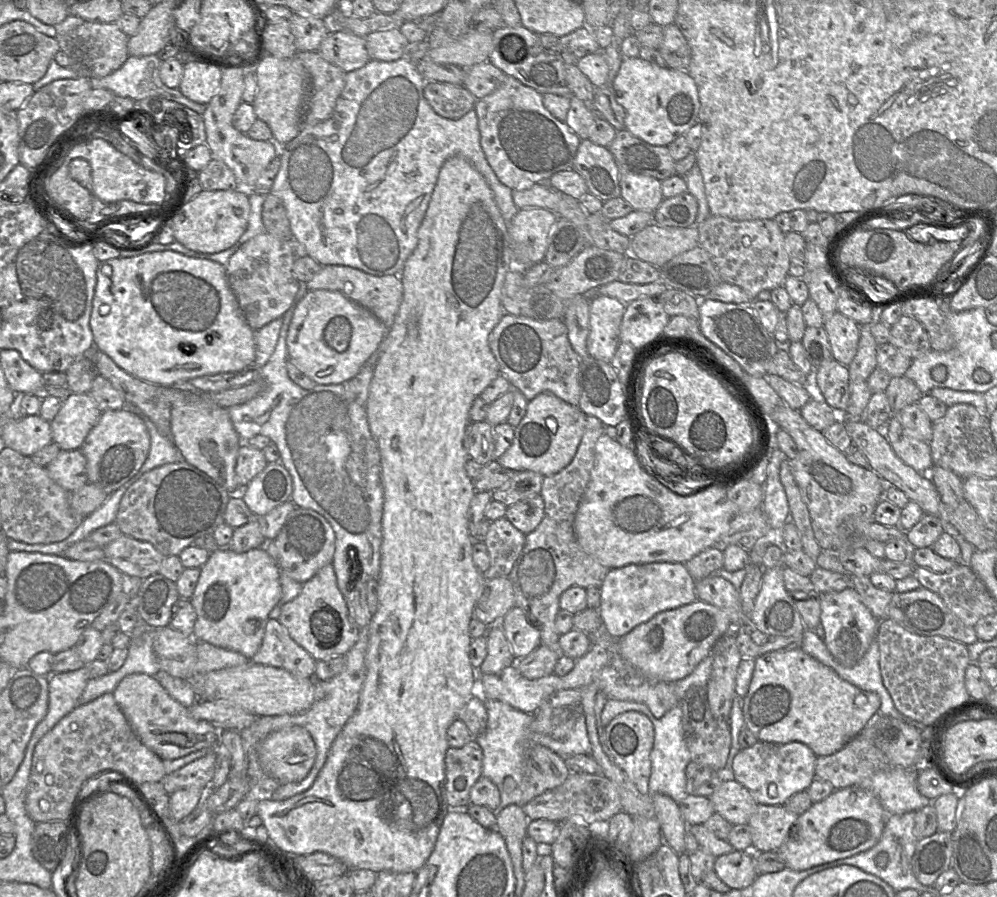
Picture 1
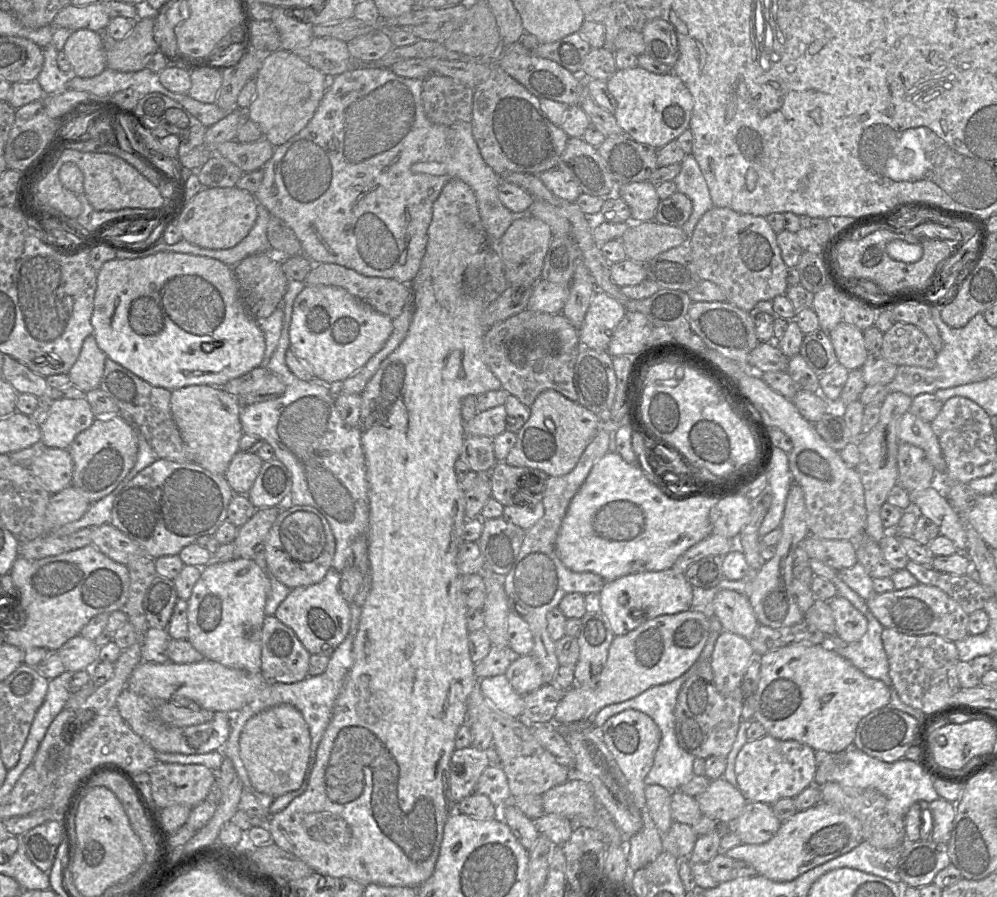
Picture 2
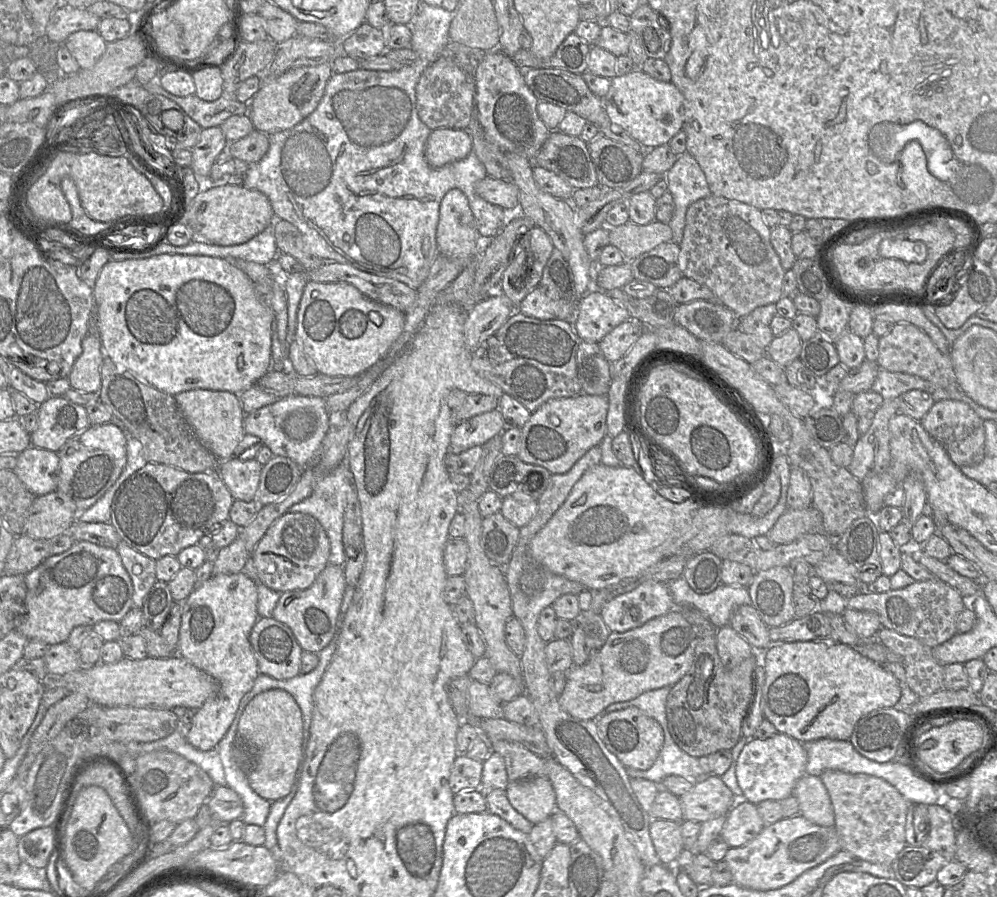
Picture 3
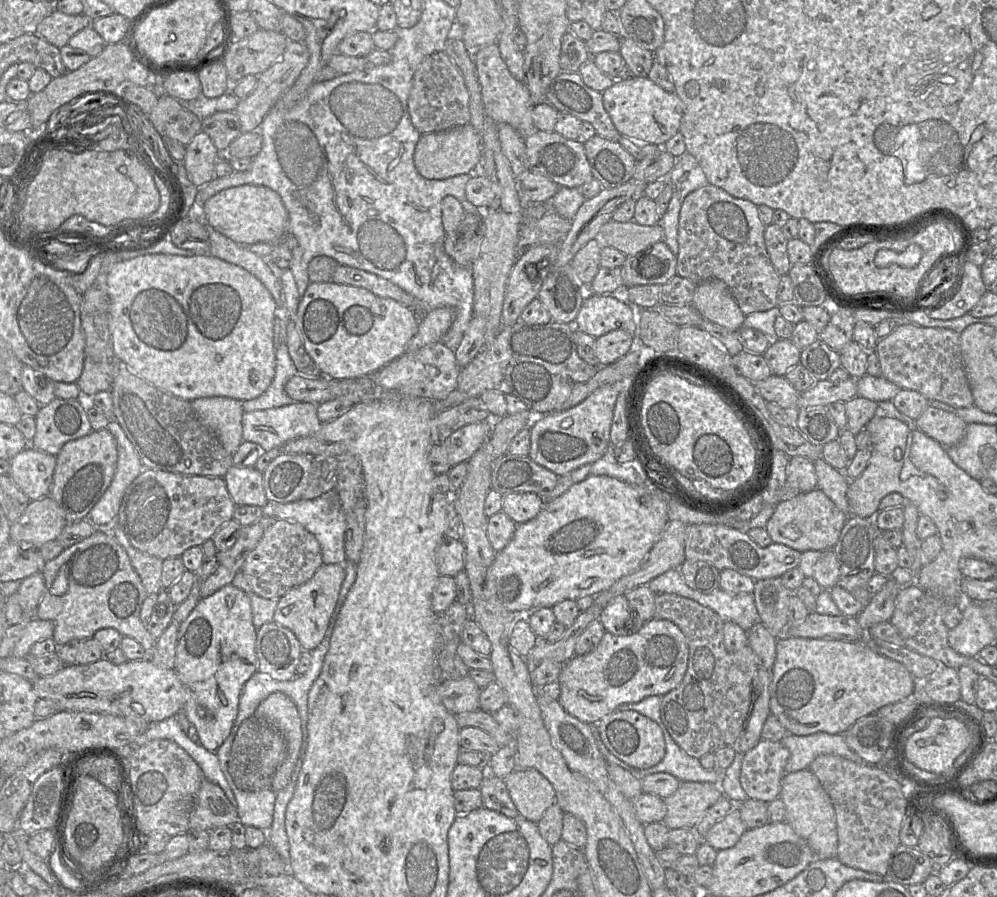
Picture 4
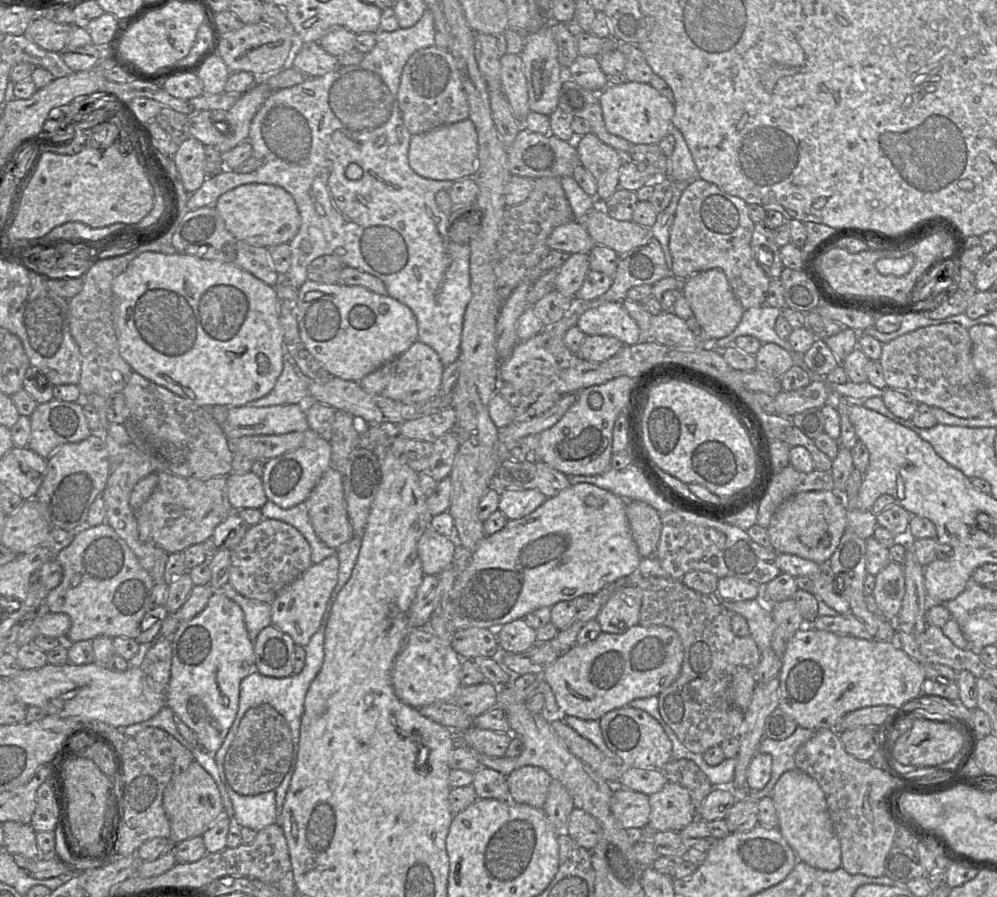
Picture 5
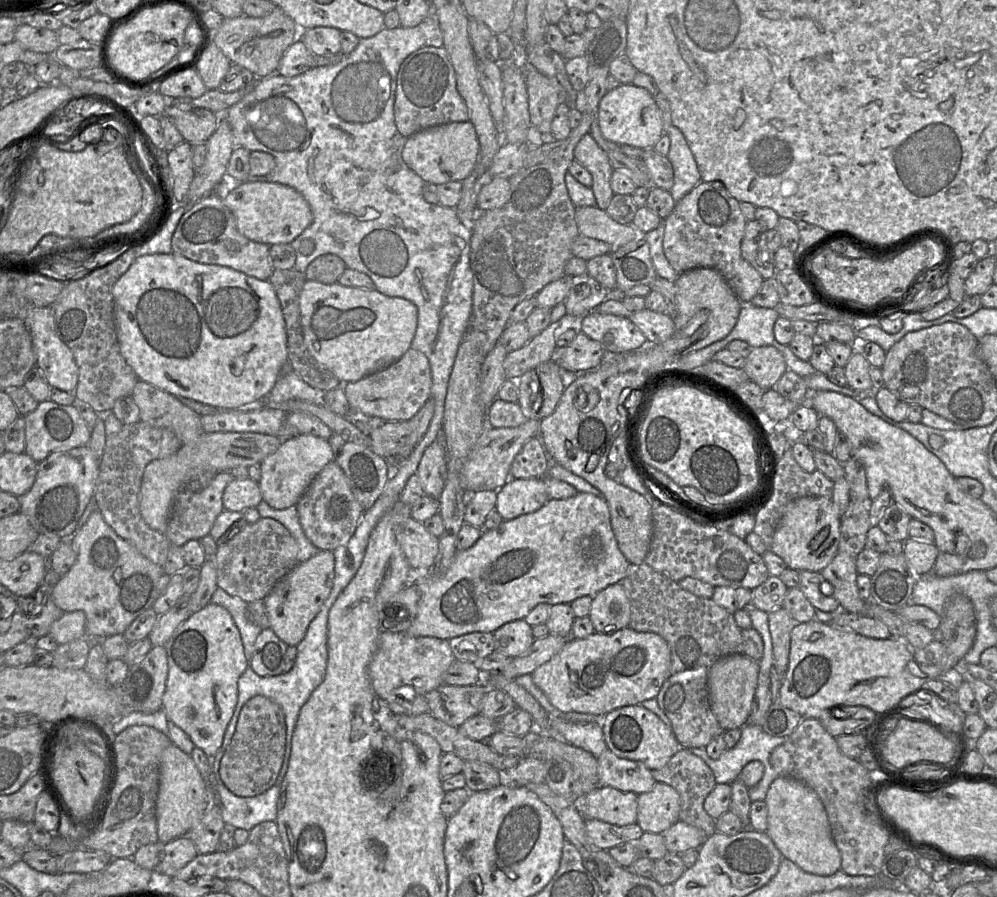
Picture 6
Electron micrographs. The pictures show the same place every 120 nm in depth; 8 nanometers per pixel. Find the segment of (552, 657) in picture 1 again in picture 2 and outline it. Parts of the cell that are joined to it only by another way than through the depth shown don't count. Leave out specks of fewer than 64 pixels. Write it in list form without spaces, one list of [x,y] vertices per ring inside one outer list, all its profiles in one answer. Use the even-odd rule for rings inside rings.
[[[532,654],[514,657],[504,675],[514,691],[522,696],[544,685],[542,670]]]

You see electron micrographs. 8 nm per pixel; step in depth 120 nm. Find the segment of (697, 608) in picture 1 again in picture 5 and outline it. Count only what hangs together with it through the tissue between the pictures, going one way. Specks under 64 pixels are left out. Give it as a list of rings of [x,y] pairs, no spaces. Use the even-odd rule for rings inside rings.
[[[636,625],[622,634],[601,632],[593,641],[574,645],[554,661],[541,674],[551,687],[561,715],[571,715],[584,720],[599,720],[609,711],[628,705],[629,702],[651,696],[658,696],[678,677],[682,661],[683,646],[678,633],[662,625]]]

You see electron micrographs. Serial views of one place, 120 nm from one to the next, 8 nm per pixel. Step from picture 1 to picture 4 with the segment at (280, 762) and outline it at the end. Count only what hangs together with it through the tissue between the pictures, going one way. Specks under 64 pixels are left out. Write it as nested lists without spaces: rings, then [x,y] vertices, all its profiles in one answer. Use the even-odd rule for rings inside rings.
[[[275,692],[260,703],[254,717],[277,728],[286,743],[286,758],[278,768],[271,786],[271,790],[278,792],[289,784],[299,759],[303,741],[299,712],[289,696]]]

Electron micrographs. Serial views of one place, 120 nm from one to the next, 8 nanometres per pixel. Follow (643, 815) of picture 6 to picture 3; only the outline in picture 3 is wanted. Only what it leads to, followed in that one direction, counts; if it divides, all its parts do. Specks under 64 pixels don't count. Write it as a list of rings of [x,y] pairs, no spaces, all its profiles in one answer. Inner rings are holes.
[[[719,776],[701,778],[687,793],[679,797],[683,821],[703,823],[727,815],[737,798]]]

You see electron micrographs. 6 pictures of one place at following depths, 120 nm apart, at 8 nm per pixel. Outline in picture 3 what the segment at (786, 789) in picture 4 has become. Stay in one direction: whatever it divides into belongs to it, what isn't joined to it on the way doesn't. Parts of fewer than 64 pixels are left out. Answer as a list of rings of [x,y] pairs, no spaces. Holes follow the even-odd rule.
[[[819,776],[801,777],[795,784],[792,795],[799,802],[800,815],[809,822],[825,827],[835,826],[831,798]]]

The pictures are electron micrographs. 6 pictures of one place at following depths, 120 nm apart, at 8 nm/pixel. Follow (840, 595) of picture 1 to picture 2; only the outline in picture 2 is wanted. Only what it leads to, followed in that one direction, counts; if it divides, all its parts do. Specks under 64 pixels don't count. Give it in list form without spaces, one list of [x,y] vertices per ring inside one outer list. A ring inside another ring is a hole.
[[[843,596],[824,601],[827,601],[832,609],[836,635],[847,643],[860,640],[868,629],[866,617]]]

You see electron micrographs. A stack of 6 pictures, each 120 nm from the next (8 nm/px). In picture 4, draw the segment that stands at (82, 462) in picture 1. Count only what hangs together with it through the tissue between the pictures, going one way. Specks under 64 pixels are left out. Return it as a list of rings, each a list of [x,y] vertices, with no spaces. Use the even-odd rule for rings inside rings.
[[[30,445],[10,460],[8,475],[30,500],[49,495],[56,456],[34,449]]]

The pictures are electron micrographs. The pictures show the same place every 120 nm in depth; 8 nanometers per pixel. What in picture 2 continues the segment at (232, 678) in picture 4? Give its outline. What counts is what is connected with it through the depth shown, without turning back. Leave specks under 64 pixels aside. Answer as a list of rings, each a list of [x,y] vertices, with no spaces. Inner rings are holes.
[[[236,557],[204,566],[187,600],[187,640],[204,659],[251,673],[261,672],[261,629],[270,587],[267,571],[250,558]],[[125,688],[117,698],[117,709],[121,717],[156,752],[181,753],[185,755],[205,754],[221,750],[229,738],[232,715],[227,712],[215,712],[213,719],[203,724],[175,727],[162,722],[158,718],[155,703],[157,702],[140,696],[128,688]]]

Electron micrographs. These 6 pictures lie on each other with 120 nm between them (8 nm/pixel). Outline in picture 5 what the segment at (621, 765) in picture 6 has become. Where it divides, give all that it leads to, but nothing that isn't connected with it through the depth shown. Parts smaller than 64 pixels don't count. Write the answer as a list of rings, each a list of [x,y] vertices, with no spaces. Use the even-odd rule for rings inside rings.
[[[628,767],[621,774],[619,785],[616,787],[641,792],[649,796],[660,791],[667,783],[668,780],[660,769]]]

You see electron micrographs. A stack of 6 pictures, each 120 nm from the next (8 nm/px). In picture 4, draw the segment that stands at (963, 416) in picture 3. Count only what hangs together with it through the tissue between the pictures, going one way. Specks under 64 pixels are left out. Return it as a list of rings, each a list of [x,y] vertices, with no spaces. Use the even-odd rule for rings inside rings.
[[[931,405],[915,423],[920,431],[944,447],[958,444],[963,439],[967,426],[959,416]]]

